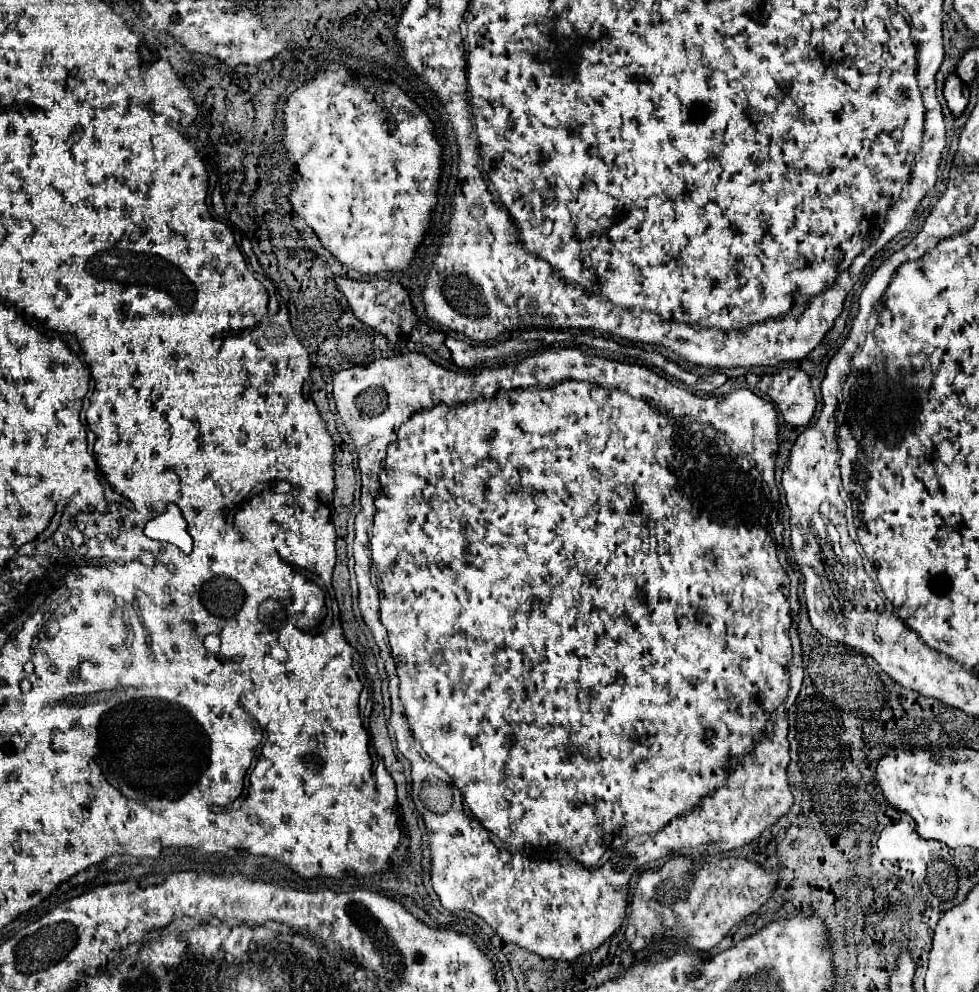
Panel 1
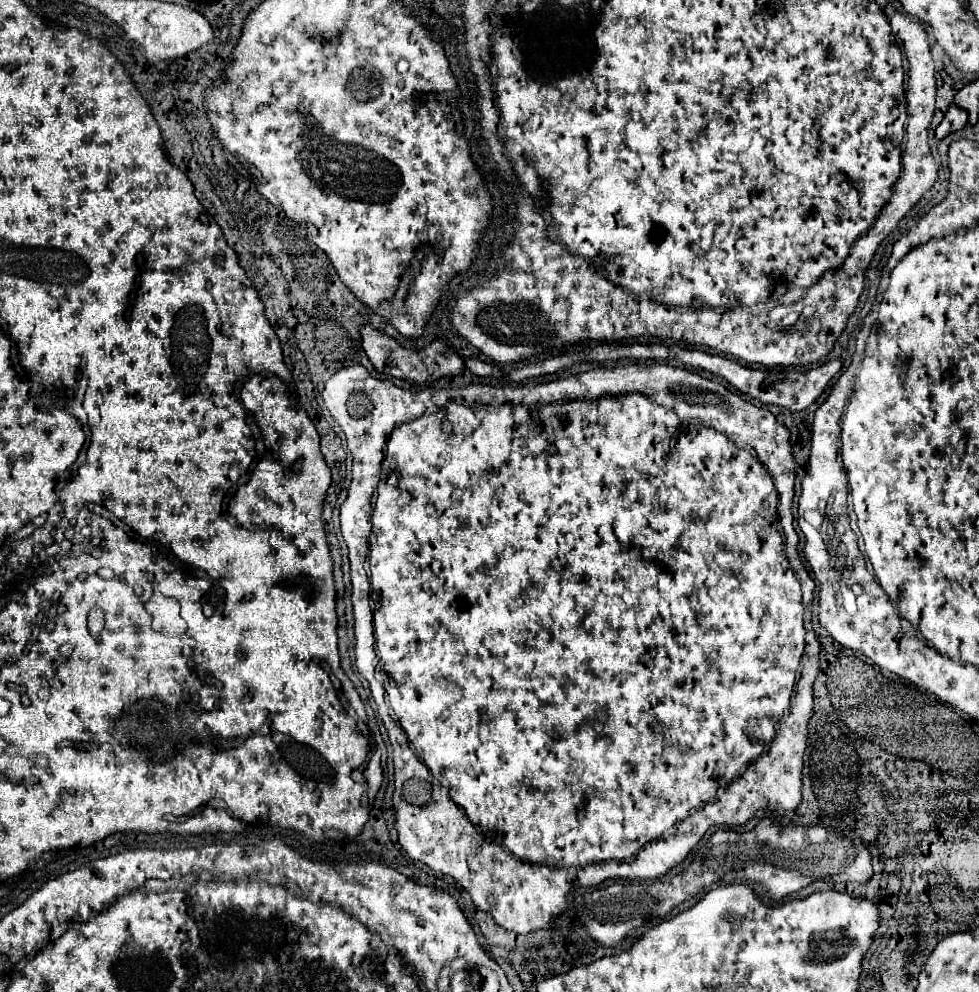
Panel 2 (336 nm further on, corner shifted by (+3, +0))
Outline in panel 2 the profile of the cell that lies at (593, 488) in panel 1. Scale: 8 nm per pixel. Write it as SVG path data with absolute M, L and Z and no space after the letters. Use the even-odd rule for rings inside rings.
M627 363L627 365L623 365L623 367L615 367L615 369L601 369L601 367L599 367L599 369L593 369L593 371L587 371L587 373L583 373L583 375L579 375L579 377L571 377L571 379L559 379L559 381L553 381L553 383L543 383L543 385L525 385L525 387L515 387L515 389L507 389L507 393L505 393L505 389L503 389L503 387L491 387L491 385L475 385L475 383L471 383L471 385L465 385L465 387L457 387L457 389L431 389L431 387L427 387L427 389L425 389L425 391L419 391L419 393L413 393L413 391L407 391L407 389L401 389L401 387L397 387L397 385L393 385L393 383L391 383L391 381L381 381L381 379L375 379L375 377L371 377L371 375L369 375L369 371L367 371L367 369L365 369L365 367L361 367L361 365L353 365L353 367L345 367L345 369L339 369L339 371L337 371L337 373L335 373L335 375L333 375L333 377L331 377L331 379L329 379L329 381L327 381L327 383L325 383L325 389L323 389L323 401L325 401L325 405L327 405L327 409L329 409L329 413L331 413L331 415L333 415L333 419L335 419L335 421L337 421L337 423L339 423L339 425L341 425L341 429L343 429L343 431L345 431L345 435L347 435L347 445L349 445L349 451L351 451L351 455L353 455L353 481L351 481L351 485L349 485L349 495L347 495L347 499L345 499L345 503L343 503L343 505L341 505L341 531L343 531L343 537L345 537L345 541L347 541L347 547L349 547L349 561L351 561L351 581L353 581L353 595L351 595L351 601L353 601L353 611L355 611L355 655L357 655L357 659L355 659L355 665L357 665L357 671L359 671L359 673L361 673L361 675L363 675L363 677L365 677L365 679L367 679L367 681L369 681L369 685L371 685L371 693L373 693L373 699L375 699L375 703L377 703L377 707L379 707L379 715L381 715L381 719L383 719L383 725L385 725L385 729L387 729L387 733L389 733L389 741L391 741L391 745L393 745L393 751L395 751L395 753L393 753L393 763L395 763L395 791L393 791L393 813L395 813L395 829L397 829L397 835L399 835L399 845L401 845L401 847L403 847L403 849L405 849L405 851L407 851L407 855L409 855L409 857L411 857L411 859L415 859L415 861L423 861L423 863L425 863L425 865L429 865L429 867L431 867L431 869L435 869L435 871L441 871L441 873L445 873L445 875L451 875L451 877L453 877L453 879L455 879L455 881L459 881L459 883L461 883L461 885L463 885L463 889L465 889L465 891L467 891L467 893L469 893L469 895L471 895L471 899L473 899L473 903L475 903L475 905L477 905L477 907L479 907L479 909L481 909L481 911L487 911L487 913L491 913L491 915L493 915L493 917L495 917L495 921L497 921L497 923L499 923L499 925L501 925L501 927L505 927L505 929L507 929L507 931L513 931L513 933L523 933L523 935L525 935L525 933L531 933L531 931L537 931L537 929L547 929L547 927L551 927L551 921L553 921L553 917L555 917L555 915L557 915L557 913L561 913L561 911L565 911L565 907L567 907L567 901L565 901L565 895L567 895L567 891L569 891L569 877L567 877L567 869L563 869L563 867L581 867L581 868L579 868L579 869L578 869L578 870L577 870L577 874L576 874L576 882L577 882L577 884L578 884L578 885L580 885L580 886L584 886L584 887L592 887L592 885L599 885L599 883L600 883L600 884L601 884L601 883L603 883L603 881L605 881L605 879L610 879L610 878L615 878L615 879L623 879L623 880L635 880L635 879L637 879L637 880L655 880L655 879L658 879L658 878L659 878L659 877L661 877L661 875L665 875L665 873L667 873L667 871L669 871L669 869L673 869L673 867L677 867L677 865L679 865L679 863L681 863L681 861L685 861L685 857L687 857L687 855L689 855L689 851L691 851L691 849L693 849L693 847L695 847L695 845L697 845L697 843L699 843L699 841L701 841L701 837L703 837L703 835L705 835L705 831L707 831L707 829L709 829L709 827L713 827L713 825L741 825L741 823L747 823L747 821L749 821L749 819L751 819L751 817L753 817L753 815L755 815L755 813L757 813L757 811L761 811L761 809L769 809L769 811L795 811L795 807L797 807L797 805L799 805L799 803L801 803L801 785L803 785L803 783L801 783L801 769L803 769L803 753L805 753L805 749L807 749L807 737L809 737L809 735L807 735L807 729L809 729L809 719L811 719L811 713L813 713L813 681L815 681L815 677L817 677L817 675L819 675L819 653L821 653L821 646L820 646L820 643L819 643L819 640L818 640L818 638L817 638L817 636L816 636L816 634L815 634L815 632L814 632L814 630L813 630L813 628L812 628L812 621L811 621L811 616L812 616L812 609L811 609L811 603L813 603L813 591L815 591L815 581L813 581L813 579L811 579L811 577L809 577L809 573L807 573L807 569L805 569L805 565L803 565L803 563L801 563L801 559L799 559L799 553L797 553L797 545L799 545L799 537L797 537L797 533L795 533L795 529L793 529L793 513L791 513L791 507L793 507L793 505L791 505L791 503L793 503L793 485L795 485L795 475L797 475L797 467L799 467L799 463L797 463L797 461L795 461L795 457L793 457L793 447L791 447L791 441L789 441L789 431L787 431L787 429L785 429L785 427L783 427L783 425L779 425L779 423L777 423L777 419L775 419L775 415L773 415L773 413L771 413L771 411L769 411L769 409L767 409L767 407L755 407L755 405L753 405L753 403L749 403L749 401L745 401L745 399L741 399L741 397L739 397L739 395L737 395L737 393L733 393L733 391L731 391L731 389L727 389L727 387L725 387L725 385L723 385L723 383L719 383L719 381L713 381L713 379L705 379L705 377L701 377L701 375L697 375L697 373L691 373L691 371L687 371L687 369L681 369L681 367L673 367L673 365L667 365L667 363L657 363L657 365L647 365L647 367L643 367L643 365L637 365L637 363ZM621 393L633 393L633 395L621 395ZM639 393L641 393L641 395L639 395ZM605 395L619 395L619 397L605 397ZM643 395L647 395L647 397L643 397ZM597 397L601 397L601 399L597 399ZM649 397L651 397L651 399L653 399L653 401L655 401L655 403L653 403L653 401L651 401L651 399L649 399ZM589 399L590 399L590 400L595 400L595 401L585 401L585 400L589 400ZM574 400L583 400L583 401L574 401ZM451 401L455 401L455 403L451 403ZM555 401L571 401L571 403L555 403ZM447 403L451 403L451 405L447 405ZM457 403L485 403L485 405L457 405ZM497 403L507 403L507 405L497 405ZM533 403L551 403L551 405L533 405ZM657 403L659 403L659 405L657 405ZM445 405L447 405L447 407L445 407ZM493 405L497 405L497 407L493 407ZM513 405L519 405L519 407L513 407ZM527 405L531 405L531 407L527 407ZM441 407L443 407L443 409L441 409ZM667 407L669 407L669 409L667 409ZM435 409L441 409L441 411L439 411L439 413L435 413ZM671 409L673 409L673 411L671 411ZM425 413L433 413L433 415L425 415ZM677 413L679 413L679 417L681 417L681 419L685 419L685 421L682 421L682 420L681 420L681 419L679 419L679 417L677 417ZM421 415L423 415L423 417L421 417ZM417 417L419 417L419 419L417 419ZM411 419L413 419L413 421L411 421ZM407 421L409 421L409 423L407 423ZM701 421L707 421L707 423L711 423L711 425L713 425L713 427L717 427L717 429L715 429L715 428L713 428L713 427L712 427L712 426L708 426L708 425L705 425L705 424L704 424L704 423L703 423L703 422L701 422ZM403 423L405 423L405 425L403 425ZM397 425L399 425L399 427L397 427ZM393 427L395 427L395 429L393 429ZM391 431L393 431L393 433L391 433ZM719 431L723 431L723 433L727 433L727 435L723 435L723 433L722 433L722 432L719 432ZM389 435L391 435L391 437L389 437ZM667 437L669 437L669 441L665 441L665 439L667 439ZM727 437L731 437L731 441L729 441L729 439L727 439ZM387 440L388 440L388 441L387 441ZM733 441L735 441L735 443L737 443L737 445L741 445L741 447L751 447L751 449L753 449L753 451L755 451L755 453L757 453L757 457L759 457L759 461L763 461L763 465L767 465L767 469L765 469L765 467L763 467L763 465L761 465L761 463L759 463L759 461L757 461L757 459L755 459L755 457L753 457L753 455L751 455L751 453L749 453L749 451L745 451L745 449L739 449L739 447L737 447L737 445L735 445L735 443L733 443ZM385 445L386 445L386 449L385 449ZM767 471L769 471L769 473L771 473L771 475L769 475L769 473L767 473ZM379 477L380 477L380 480L379 480ZM771 477L773 477L773 481L775 481L775 487L777 487L777 491L779 491L779 493L777 493L777 491L775 491L775 487L773 487L773 481L771 481ZM377 483L378 483L378 487L377 487ZM375 487L377 487L377 489L376 489L376 490L375 490ZM373 491L374 491L374 493L373 493ZM374 495L375 495L375 496L374 496ZM371 497L372 497L372 499L371 499ZM371 504L372 504L372 513L371 513ZM777 507L779 507L779 509L777 509ZM777 519L779 519L779 521L781 521L781 527L783 527L783 535L785 535L785 553L787 553L787 557L785 557L785 553L783 553L783 537L781 537L781 531L779 531L779 521L777 521ZM371 524L372 524L372 527L371 527ZM369 529L371 529L371 533L370 533L370 535L369 535ZM367 537L368 537L368 541L369 541L369 547L367 547ZM367 551L369 551L369 563L370 563L370 572L371 572L371 574L370 574L370 578L369 578L369 579L370 579L370 585L369 585L369 579L367 579L367 573L365 573L365 559L367 559ZM787 559L789 559L789 561L787 561ZM789 563L791 563L791 569L793 569L793 571L795 571L795 573L793 573L793 571L791 571L791 569L789 569ZM795 575L797 575L797 577L795 577ZM797 579L799 579L799 581L797 581ZM799 583L801 583L801 587L799 587ZM801 589L803 589L803 603L805 603L805 612L804 612L804 627L807 627L807 629L803 629L803 603L801 603ZM371 591L372 591L372 592L371 592ZM369 602L370 602L370 603L369 603ZM371 609L372 609L372 611L371 611ZM373 627L374 627L374 639L373 639ZM673 627L675 627L675 629L673 629ZM805 630L806 630L806 634L805 634ZM805 642L806 642L806 643L807 643L807 645L805 645ZM373 645L374 645L374 647L373 647ZM803 649L804 649L804 653L803 653ZM375 653L376 653L376 655L375 655ZM801 655L803 655L803 657L801 657ZM377 659L378 659L378 664L377 664ZM799 659L801 659L801 679L799 679L799 683L797 683L797 687L796 687L796 690L795 690L795 697L793 697L793 699L791 699L791 693L793 693L793 683L795 683L795 671L797 671L797 667L799 667ZM375 665L377 665L377 666L378 666L378 667L377 667L377 666L376 666L376 668L375 668ZM373 673L375 673L375 674L374 674L374 677L373 677ZM381 684L382 684L382 685L381 685ZM383 687L384 687L384 689L383 689ZM789 701L791 701L791 707L789 707ZM385 702L386 702L386 703L385 703ZM387 704L388 704L388 705L387 705ZM787 707L789 707L789 713L785 713L785 717L783 717L783 711L785 711L785 709L787 709ZM781 717L783 717L783 719L781 719ZM779 721L781 721L781 725L779 725L779 731L777 731L777 735L775 735L775 727L777 727L777 723L779 723ZM397 722L398 722L398 723L397 723ZM401 727L403 727L403 729L405 729L405 733L403 733L403 729L401 729ZM405 734L406 734L406 735L405 735ZM773 735L775 735L775 739L773 739ZM407 739L409 739L409 741L407 741ZM771 739L773 739L773 741L771 741ZM409 742L410 742L410 744L411 744L411 745L409 745ZM767 743L771 743L771 747L769 747L769 751L767 751L767 753L765 753L765 755L761 755L761 753L763 753L763 749L765 749L765 745L767 745ZM411 747L412 747L412 749L413 749L413 751L414 751L414 753L413 753L413 751L411 751ZM415 754L416 754L416 755L415 755ZM759 755L761 755L761 757L759 757ZM417 757L418 757L418 758L420 758L420 759L417 759ZM757 757L759 757L759 759L757 759ZM421 759L423 759L423 761L421 761ZM755 759L757 759L757 761L755 761ZM751 761L753 761L753 763L751 763ZM423 763L425 763L425 765L427 765L427 767L425 767L425 765L423 765ZM749 763L751 763L751 765L749 765ZM743 765L749 765L749 767L747 767L747 769L745 769L745 773L743 773L743 775L741 775L741 777L739 777L739 779L735 779L735 781L733 781L733 783L731 783L731 785L729 785L729 787L725 787L725 785L727 785L727 783L729 783L729 781L731 781L731 779L733 779L733 777L735 777L735 775L737 775L737 771L739 771L739 769L741 769L741 767L743 767ZM427 768L428 768L428 769L427 769ZM429 771L431 771L431 773L433 773L433 777L435 777L435 779L439 779L439 783L441 783L441 785L439 785L439 783L437 783L437 781L435 781L435 779L433 779L433 777L431 777L431 773L429 773ZM411 779L419 779L419 781L431 781L431 783L407 783L407 781L411 781ZM443 787L447 787L447 789L443 789ZM719 787L725 787L725 789L719 789ZM717 789L719 789L719 793L717 793ZM447 791L449 791L449 793L447 793ZM715 793L717 793L717 795L715 795ZM449 795L451 795L451 797L449 797ZM713 797L715 797L715 799L713 799ZM451 799L453 799L453 801L455 801L455 803L457 803L457 805L459 805L459 807L461 807L461 809L459 809L459 807L457 807L457 805L455 805L455 803L453 803L453 801L451 801ZM709 799L713 799L713 801L709 801ZM707 801L709 801L709 803L707 803ZM705 803L707 803L707 805L705 805ZM699 805L705 805L705 807L703 807L703 809L699 809L699 811L697 811L697 809L695 809L695 807L699 807ZM691 809L695 809L695 811L691 811ZM463 811L465 811L465 813L467 813L467 817L469 817L469 819L467 819L467 817L465 817L465 813L463 813ZM689 811L691 811L691 813L689 813ZM687 813L689 813L689 815L687 815ZM685 815L687 815L687 817L685 817ZM683 817L685 817L685 819L683 819ZM681 819L683 819L683 821L681 821ZM677 821L679 821L679 823L677 823ZM473 825L477 825L477 827L479 827L479 829L481 829L481 831L483 831L483 835L489 835L489 837L491 837L491 841L495 841L495 843L499 843L499 845L495 845L495 843L489 843L489 841L487 841L487 839L485 839L485 837L483 837L483 835L481 835L481 833L477 833L477 829L475 829L475 827L473 827ZM669 827L673 827L673 829L671 829L671 833L669 833L669 831L667 831L667 829L669 829ZM491 831L499 831L499 833L491 833ZM663 831L667 831L667 833L663 833ZM661 833L663 833L663 835L661 835ZM659 835L661 835L661 837L659 837ZM655 837L657 837L657 839L655 839ZM653 839L655 839L655 841L653 841ZM645 843L649 843L649 845L645 845ZM501 845L503 845L503 847L507 847L507 849L509 849L509 851L511 851L511 853L509 853L509 851L507 851L507 849L503 849L503 847L501 847ZM643 845L645 845L645 847L643 847ZM641 847L643 847L643 849L641 849ZM639 849L641 849L641 851L639 851ZM637 851L639 851L639 853L637 853ZM635 853L637 853L637 855L635 855ZM515 855L517 855L517 857L515 857ZM633 855L635 855L635 857L633 857ZM629 857L631 857L631 859L629 859ZM521 859L523 859L523 861L521 861ZM609 859L619 859L619 861L609 861ZM621 859L627 859L627 861L621 861ZM527 861L531 861L531 863L527 863ZM599 861L607 861L607 862L601 862L601 863L599 863ZM537 863L547 863L547 865L537 865ZM589 863L596 863L596 864L590 864L590 865L589 865ZM549 865L557 865L557 867L549 867ZM583 865L587 865L587 866L585 866L585 867L583 867ZM595 875L597 875L597 877L595 877Z

